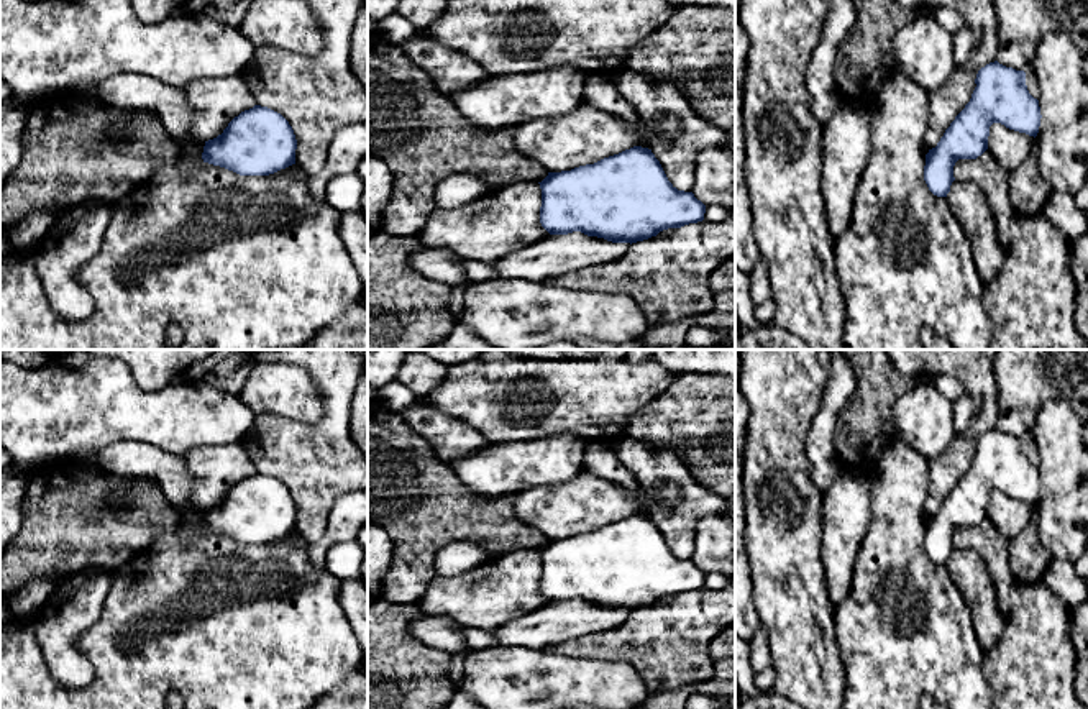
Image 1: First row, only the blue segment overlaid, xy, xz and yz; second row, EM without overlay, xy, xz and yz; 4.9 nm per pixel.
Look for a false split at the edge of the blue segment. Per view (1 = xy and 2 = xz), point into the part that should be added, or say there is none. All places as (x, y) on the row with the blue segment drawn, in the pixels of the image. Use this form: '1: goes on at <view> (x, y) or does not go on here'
1: does not go on here
2: does not go on here

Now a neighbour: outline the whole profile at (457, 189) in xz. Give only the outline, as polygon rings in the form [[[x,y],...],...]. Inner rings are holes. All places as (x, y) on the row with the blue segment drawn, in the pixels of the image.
[[[455,172],[435,189],[435,204],[440,208],[455,208],[487,195],[496,187],[497,184],[491,179]]]

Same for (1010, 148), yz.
[[[1001,123],[990,126],[988,151],[1008,172],[1017,169],[1035,146],[1034,136],[1009,130]]]

